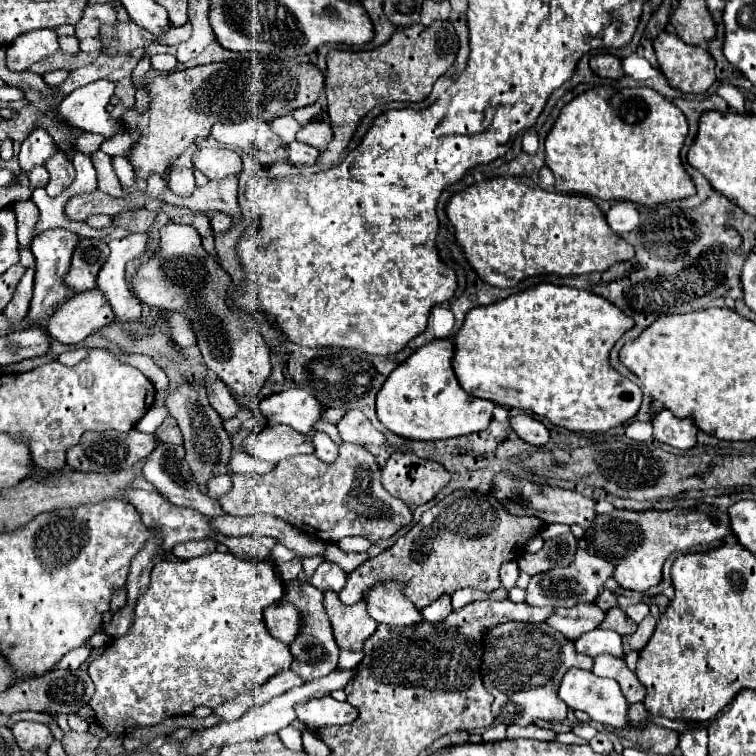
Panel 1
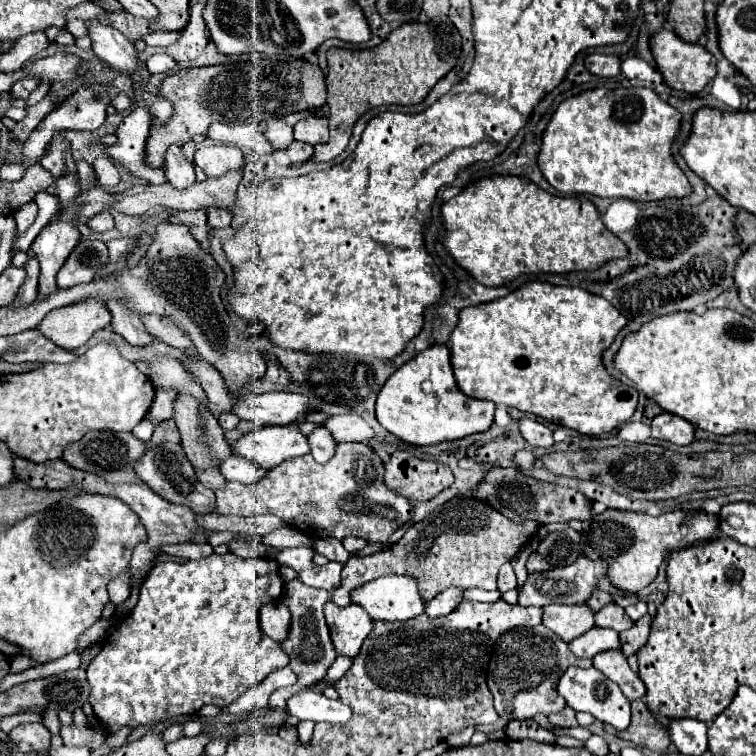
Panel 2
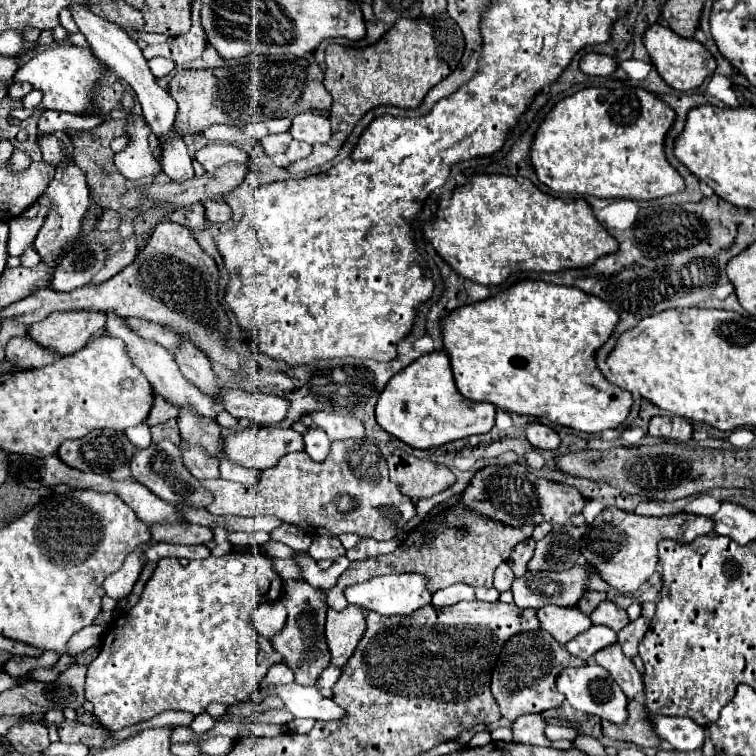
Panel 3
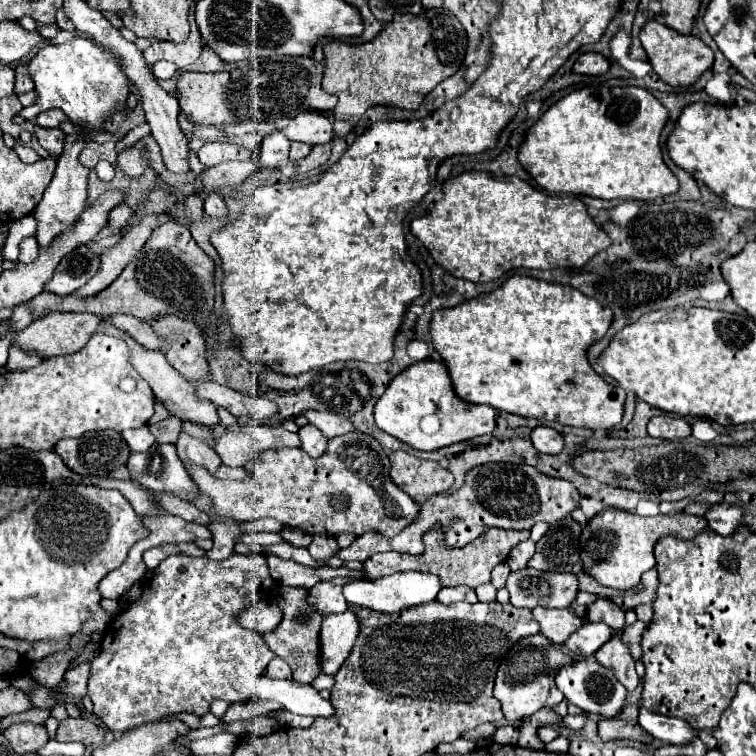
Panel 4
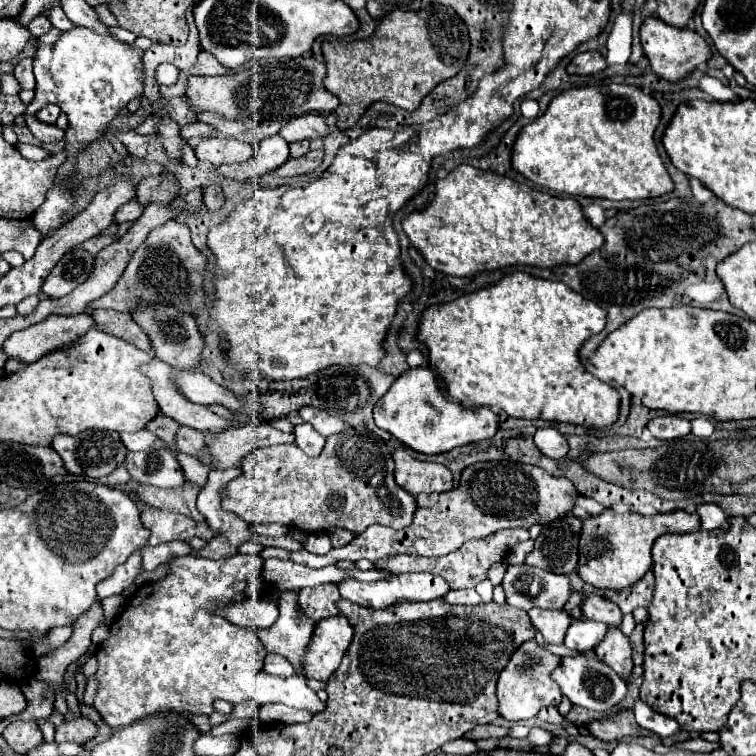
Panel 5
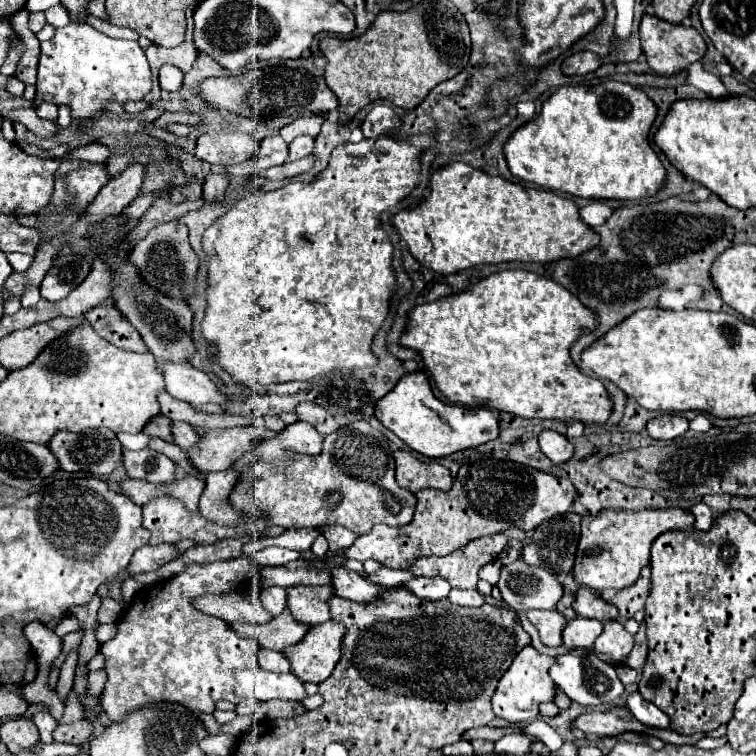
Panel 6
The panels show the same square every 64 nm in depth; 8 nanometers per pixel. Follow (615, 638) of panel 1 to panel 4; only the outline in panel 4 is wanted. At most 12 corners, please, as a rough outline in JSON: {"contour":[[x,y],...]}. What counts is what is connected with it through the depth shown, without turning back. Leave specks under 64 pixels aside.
{"contour":[[586,622],[566,640],[566,648],[592,656],[614,636],[606,624]]}

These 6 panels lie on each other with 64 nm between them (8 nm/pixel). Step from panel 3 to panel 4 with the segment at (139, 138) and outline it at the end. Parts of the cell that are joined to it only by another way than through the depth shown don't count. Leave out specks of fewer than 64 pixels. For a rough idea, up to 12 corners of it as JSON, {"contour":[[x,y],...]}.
{"contour":[[128,148],[116,164],[126,176],[138,178],[150,168],[146,148]]}

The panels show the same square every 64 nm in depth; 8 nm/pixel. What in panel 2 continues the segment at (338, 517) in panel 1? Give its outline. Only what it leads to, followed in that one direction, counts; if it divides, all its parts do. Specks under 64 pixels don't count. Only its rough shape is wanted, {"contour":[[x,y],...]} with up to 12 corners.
{"contour":[[362,442],[228,482],[216,512],[386,542],[410,502]]}

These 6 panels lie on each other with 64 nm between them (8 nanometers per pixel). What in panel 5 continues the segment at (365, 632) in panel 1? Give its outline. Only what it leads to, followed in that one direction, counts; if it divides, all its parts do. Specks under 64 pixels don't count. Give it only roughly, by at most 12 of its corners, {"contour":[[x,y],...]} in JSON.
{"contour":[[346,616],[320,620],[304,662],[306,678],[328,680],[354,628]]}

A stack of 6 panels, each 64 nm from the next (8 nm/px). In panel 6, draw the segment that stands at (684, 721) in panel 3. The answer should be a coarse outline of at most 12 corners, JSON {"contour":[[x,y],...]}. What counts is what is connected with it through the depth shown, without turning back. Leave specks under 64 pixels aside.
{"contour":[[628,696],[634,718],[650,728],[670,730],[670,718],[644,700]]}

